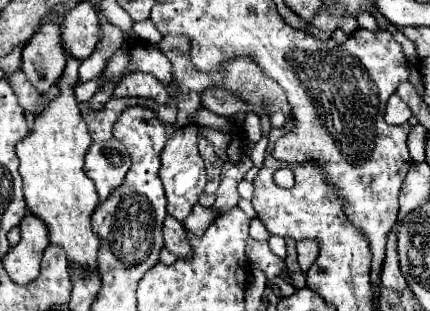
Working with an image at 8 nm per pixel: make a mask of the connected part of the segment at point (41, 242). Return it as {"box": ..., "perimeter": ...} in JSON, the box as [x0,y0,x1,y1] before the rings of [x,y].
{"box":[4,214,48,286],"perimeter":[[[32,214],[20,222],[20,230],[22,240],[18,246],[10,248],[8,256],[4,258],[4,268],[12,282],[24,286],[30,284],[30,280],[36,280],[40,272],[42,252],[48,246],[48,230]]]}

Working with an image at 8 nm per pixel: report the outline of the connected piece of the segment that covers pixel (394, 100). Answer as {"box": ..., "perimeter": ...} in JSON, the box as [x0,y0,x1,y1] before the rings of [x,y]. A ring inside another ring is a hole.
{"box":[386,94,412,124],"perimeter":[[[392,94],[388,100],[388,106],[386,106],[386,122],[388,124],[402,124],[402,122],[408,122],[410,116],[412,116],[410,108],[404,106],[404,102],[396,94]]]}

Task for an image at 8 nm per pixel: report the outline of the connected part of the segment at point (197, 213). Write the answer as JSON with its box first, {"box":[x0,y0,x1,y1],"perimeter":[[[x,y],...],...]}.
{"box":[183,204,214,236],"perimeter":[[[196,204],[194,208],[192,208],[190,216],[188,216],[183,223],[188,232],[192,232],[196,234],[196,236],[202,236],[202,234],[206,232],[208,224],[211,224],[213,221],[214,212],[212,208],[204,208]]]}

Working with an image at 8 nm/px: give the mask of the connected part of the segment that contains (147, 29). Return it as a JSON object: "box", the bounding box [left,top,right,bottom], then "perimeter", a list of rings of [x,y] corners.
{"box":[132,20,160,44],"perimeter":[[[142,20],[142,22],[134,22],[132,24],[132,30],[142,38],[142,40],[146,40],[146,42],[150,42],[150,44],[154,44],[156,40],[160,40],[160,32],[154,28],[154,24],[152,24],[152,20]]]}

